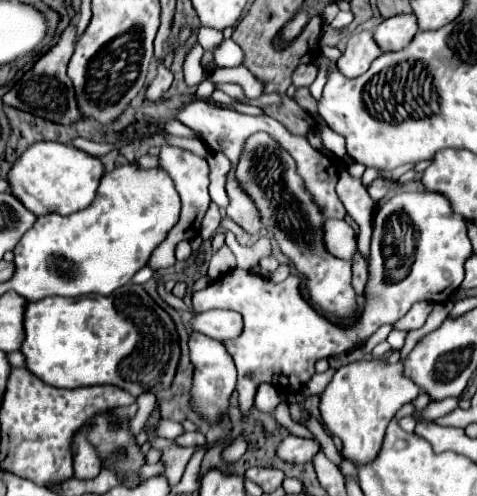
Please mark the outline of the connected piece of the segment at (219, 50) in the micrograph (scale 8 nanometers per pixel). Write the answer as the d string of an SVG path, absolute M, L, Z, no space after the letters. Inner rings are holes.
M224 39L218 47L214 47L212 55L218 67L238 67L242 63L242 49L232 39Z

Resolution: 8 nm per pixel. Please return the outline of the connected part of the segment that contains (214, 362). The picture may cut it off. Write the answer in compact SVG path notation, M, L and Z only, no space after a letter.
M190 333L188 339L190 347L190 361L194 365L194 387L192 387L192 405L204 417L204 421L216 425L220 417L228 411L228 399L236 387L236 367L224 345L216 339L208 339L200 333Z

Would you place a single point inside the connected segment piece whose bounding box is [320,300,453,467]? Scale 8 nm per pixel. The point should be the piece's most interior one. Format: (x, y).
(362, 398)

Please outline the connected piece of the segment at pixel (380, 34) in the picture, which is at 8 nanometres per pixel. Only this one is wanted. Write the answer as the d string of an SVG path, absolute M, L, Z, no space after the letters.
M398 15L384 19L374 33L374 39L382 51L398 51L412 41L418 33L414 15Z

